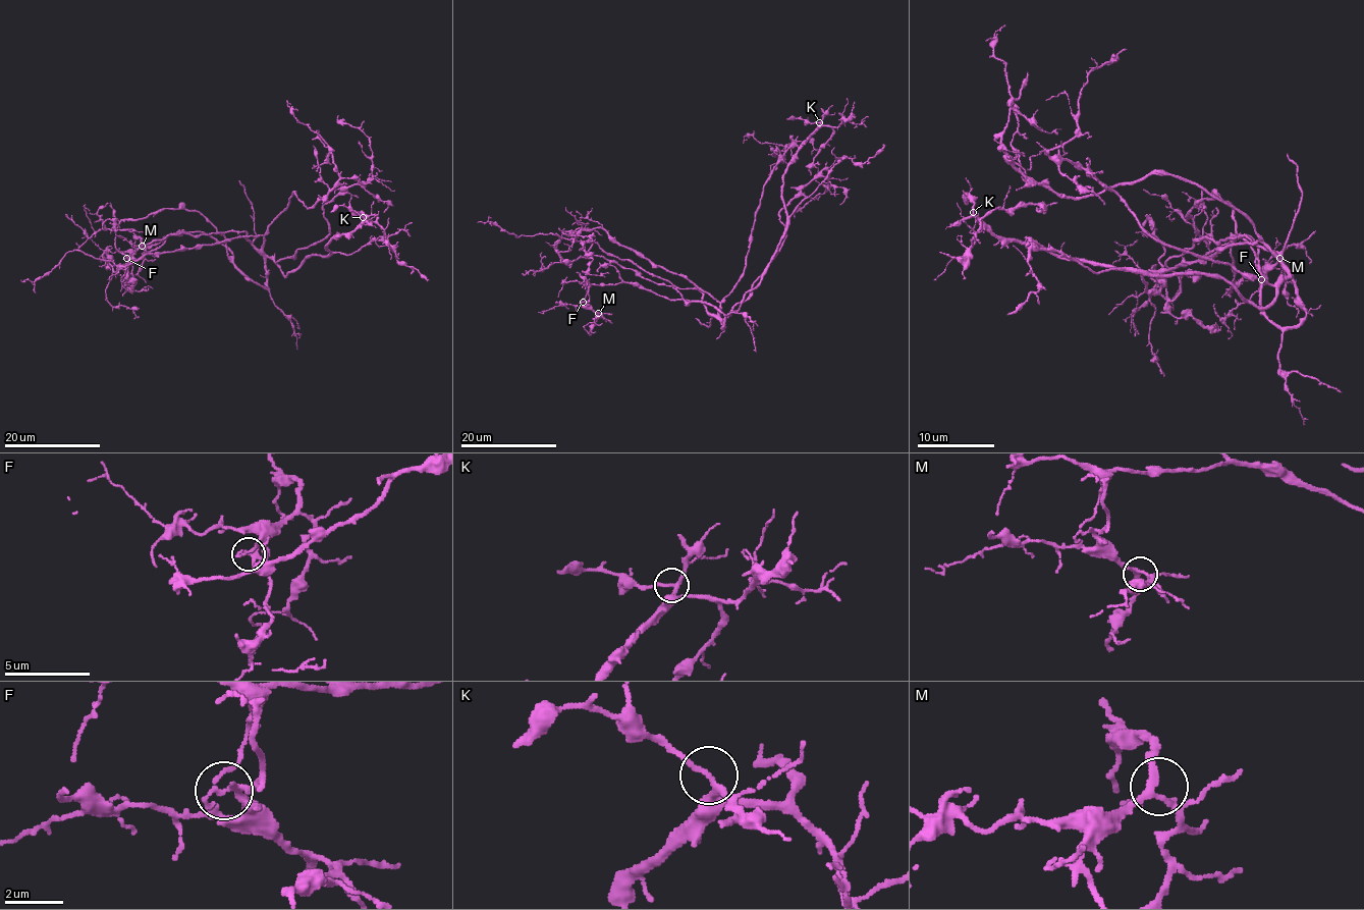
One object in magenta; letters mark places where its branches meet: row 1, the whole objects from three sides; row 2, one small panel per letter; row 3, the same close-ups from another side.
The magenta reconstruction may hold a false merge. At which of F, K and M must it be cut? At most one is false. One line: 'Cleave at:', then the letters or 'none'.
Cleave at: none

